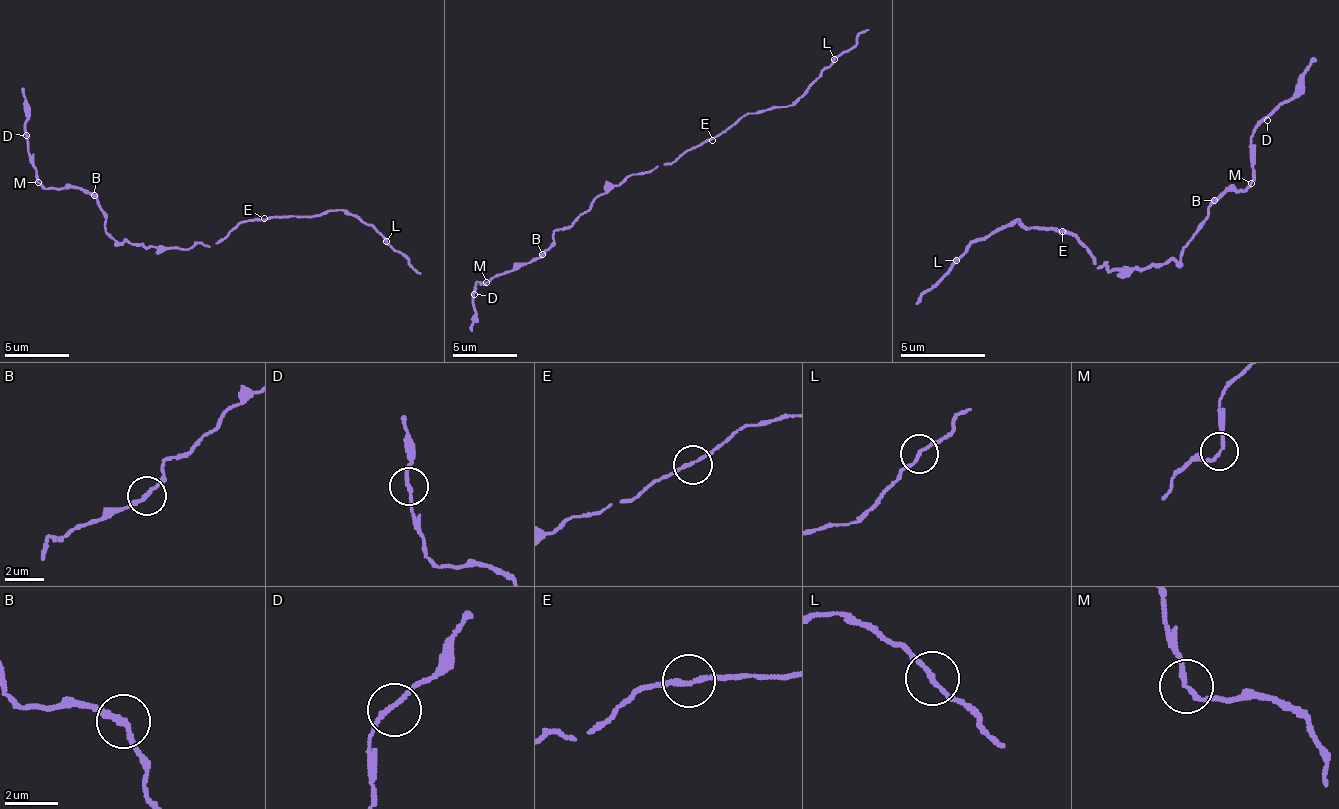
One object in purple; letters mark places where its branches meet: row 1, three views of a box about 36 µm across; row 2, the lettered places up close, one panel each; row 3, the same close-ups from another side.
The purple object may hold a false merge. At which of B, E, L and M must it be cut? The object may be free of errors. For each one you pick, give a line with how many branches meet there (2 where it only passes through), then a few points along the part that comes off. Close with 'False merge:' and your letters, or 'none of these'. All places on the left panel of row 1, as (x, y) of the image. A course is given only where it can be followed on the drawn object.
M: 2 | (39, 183), (29, 148), (23, 87)
False merge: M

